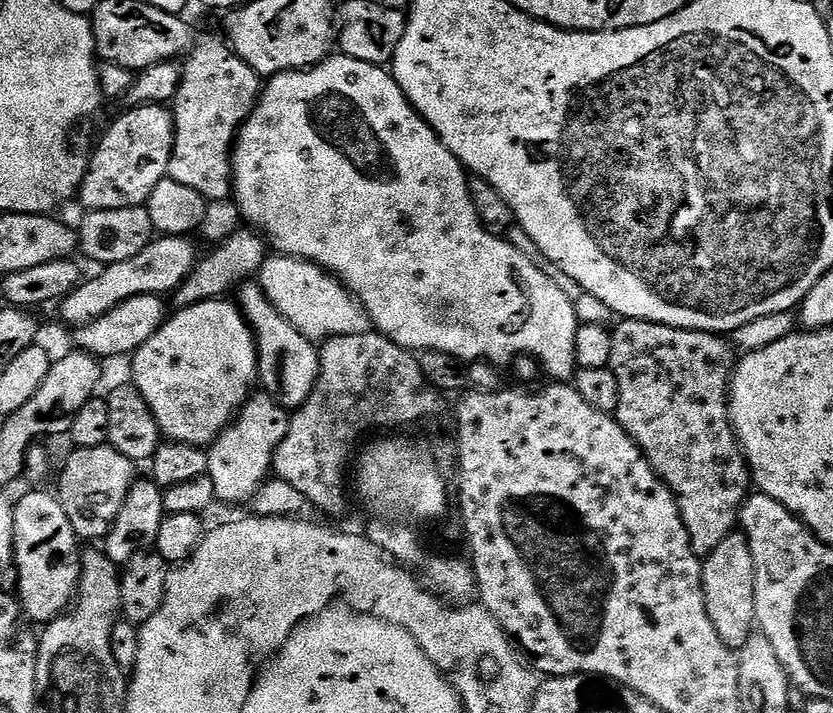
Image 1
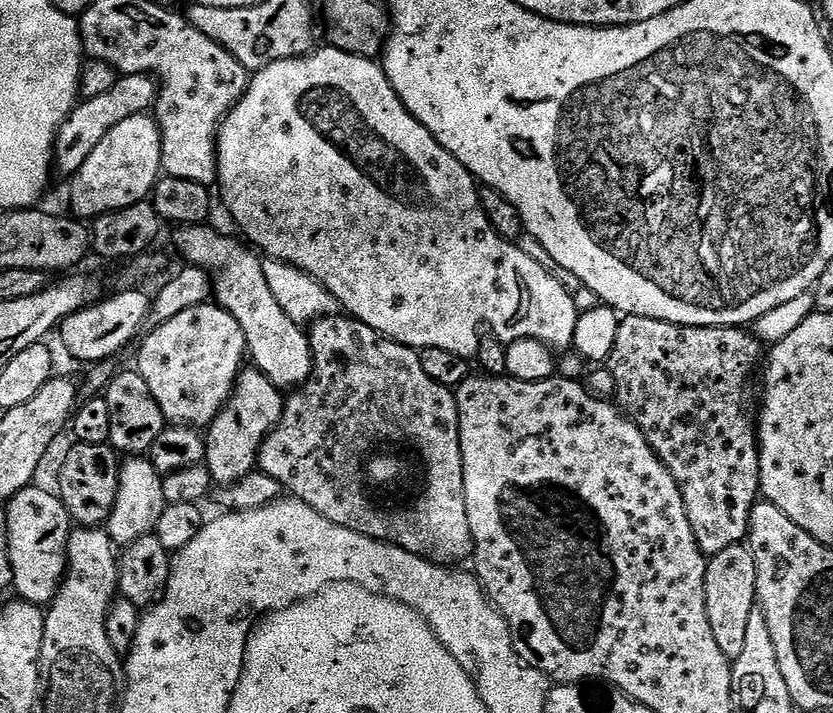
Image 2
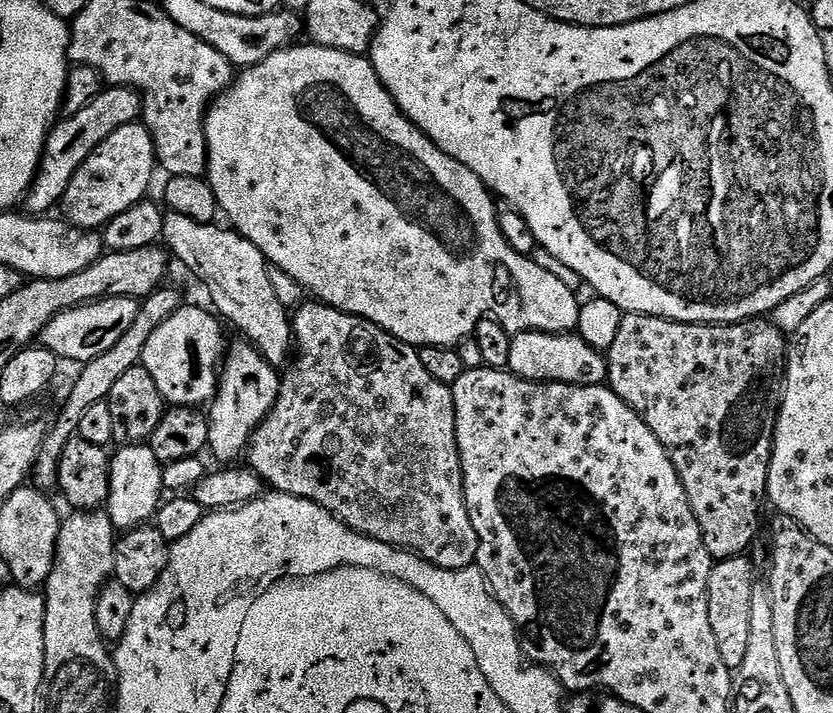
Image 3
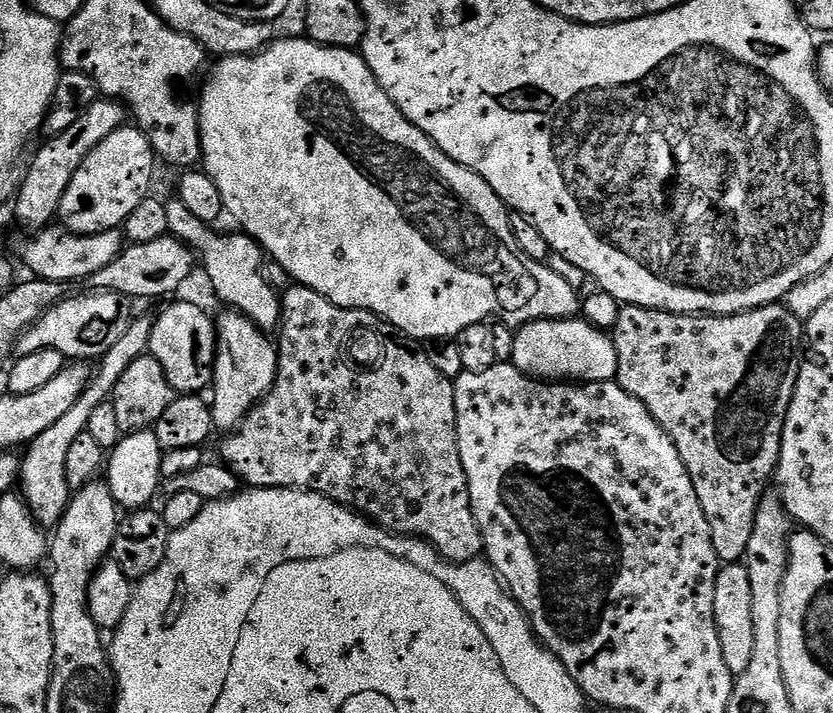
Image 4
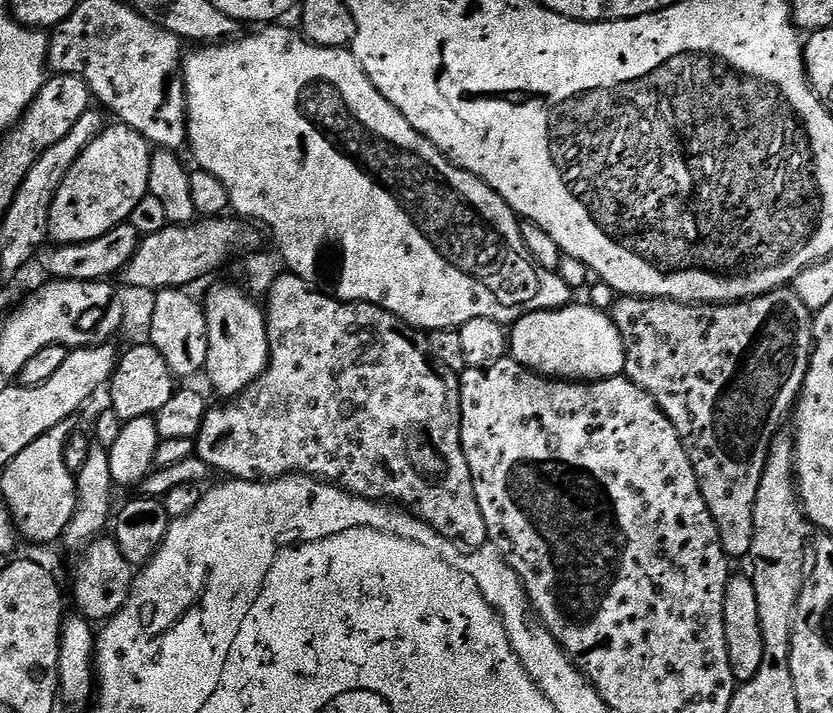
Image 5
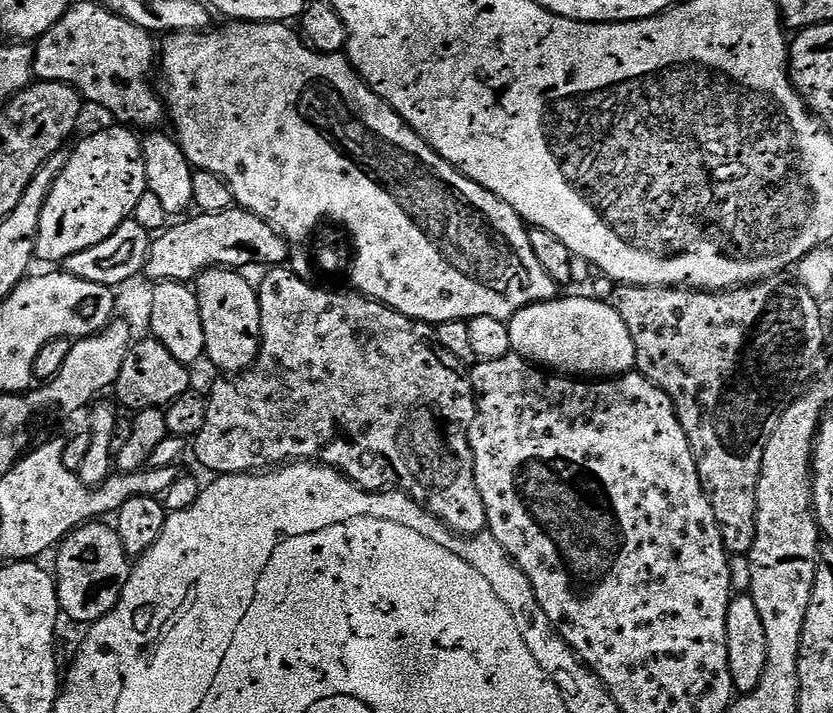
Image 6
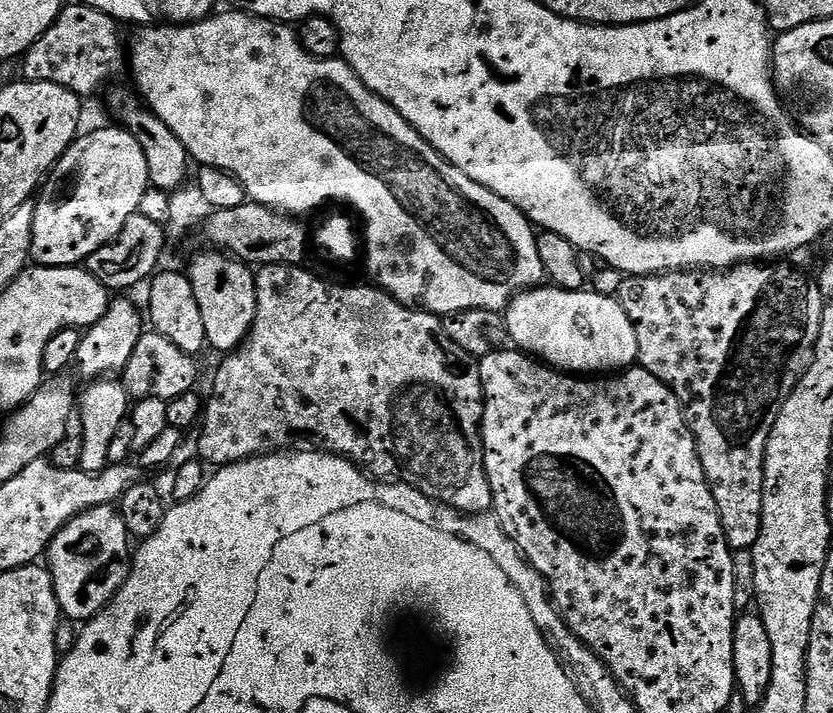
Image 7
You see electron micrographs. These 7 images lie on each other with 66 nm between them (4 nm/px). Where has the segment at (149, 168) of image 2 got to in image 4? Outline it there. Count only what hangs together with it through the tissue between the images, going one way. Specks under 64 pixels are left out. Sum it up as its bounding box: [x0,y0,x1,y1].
[59,126,154,236]

